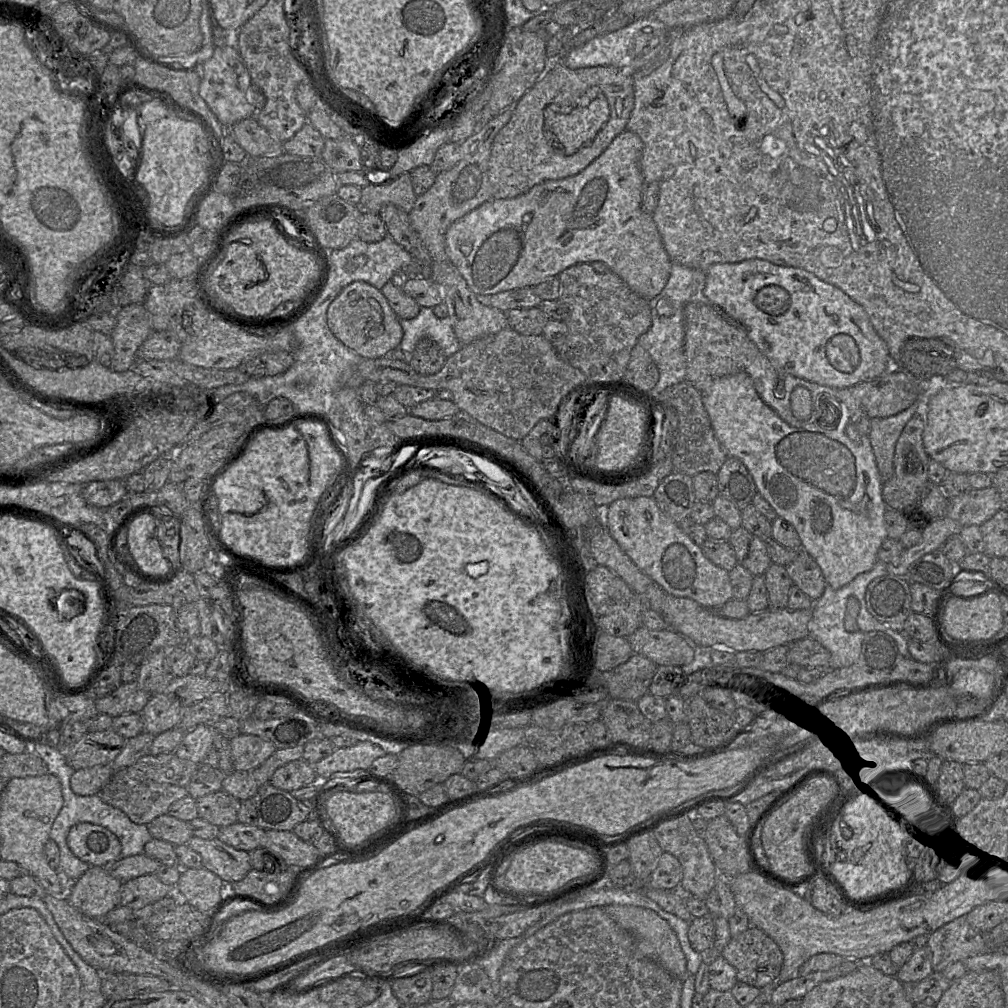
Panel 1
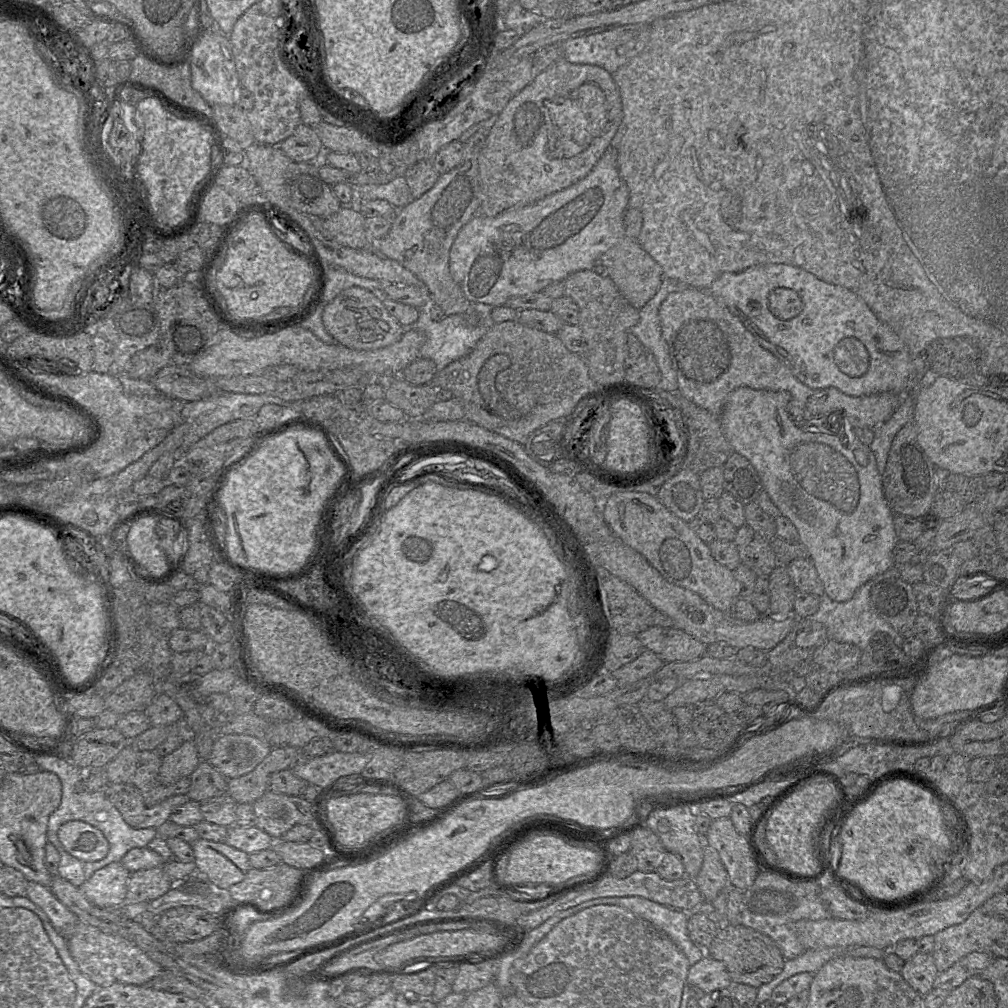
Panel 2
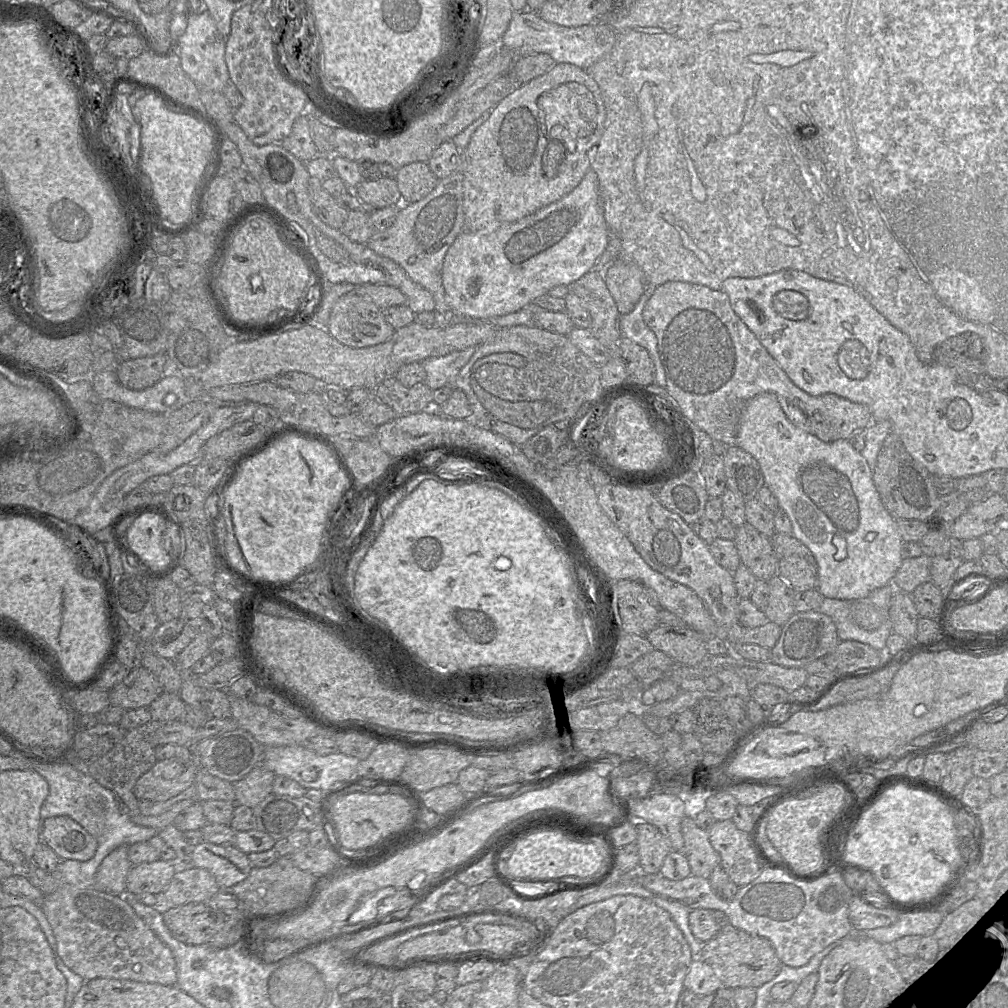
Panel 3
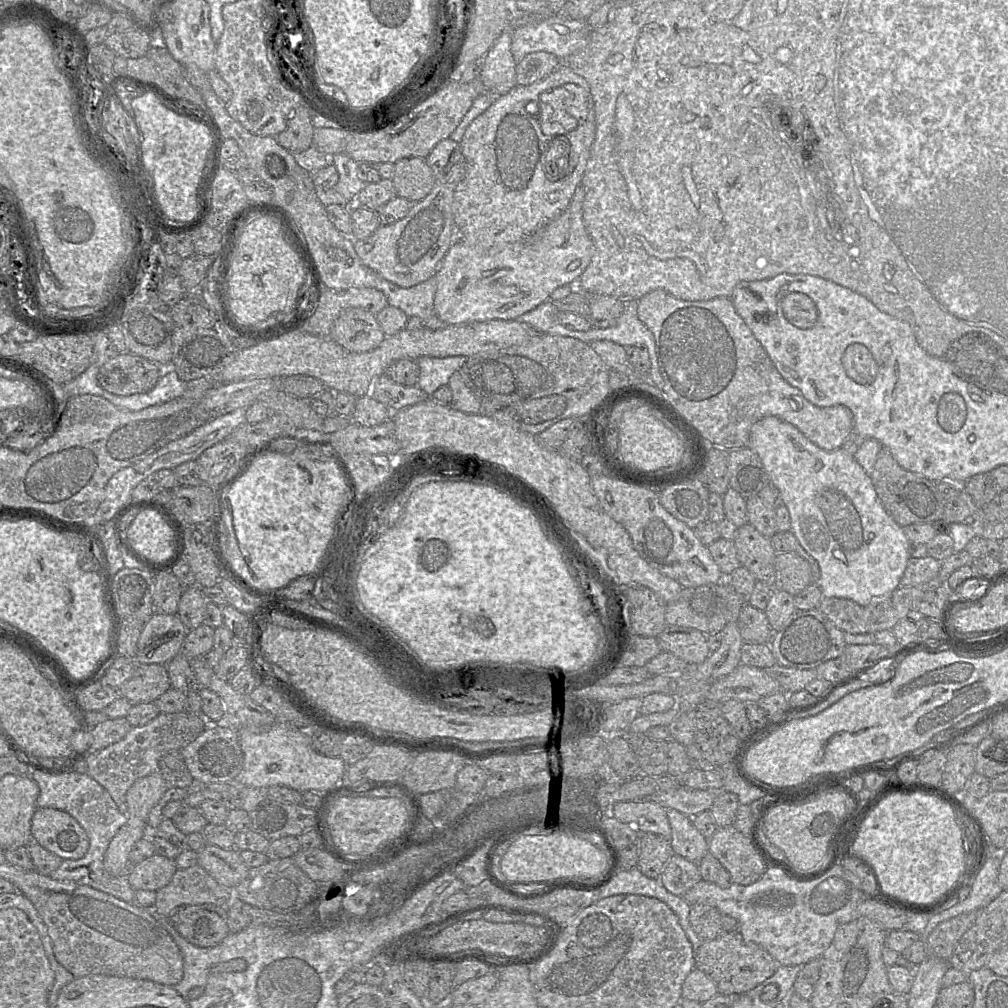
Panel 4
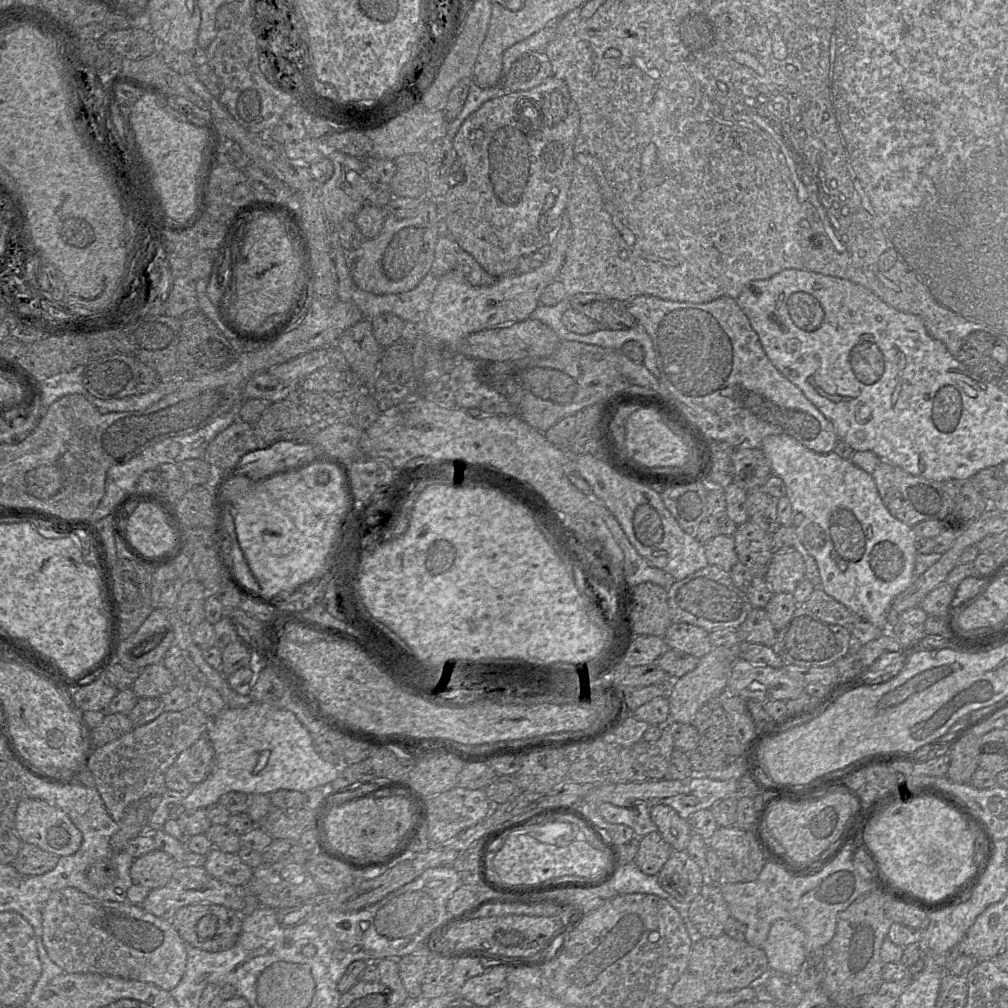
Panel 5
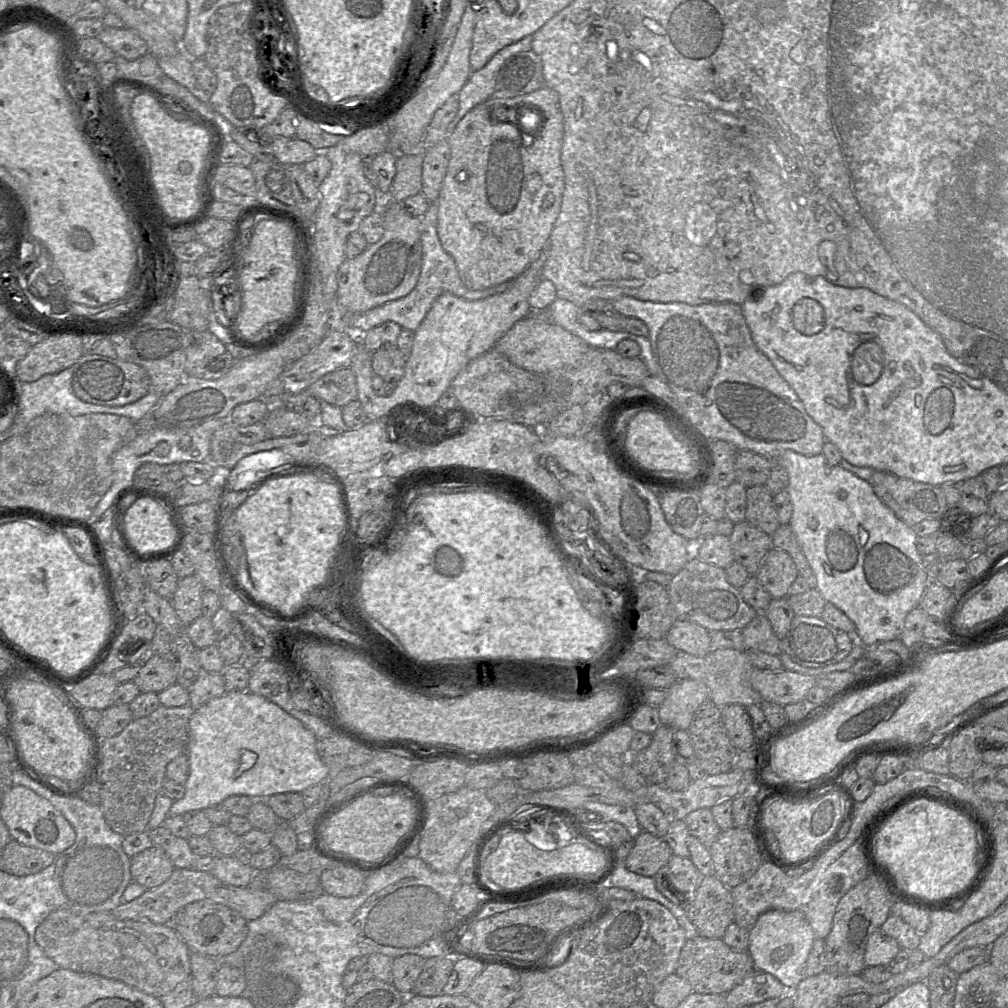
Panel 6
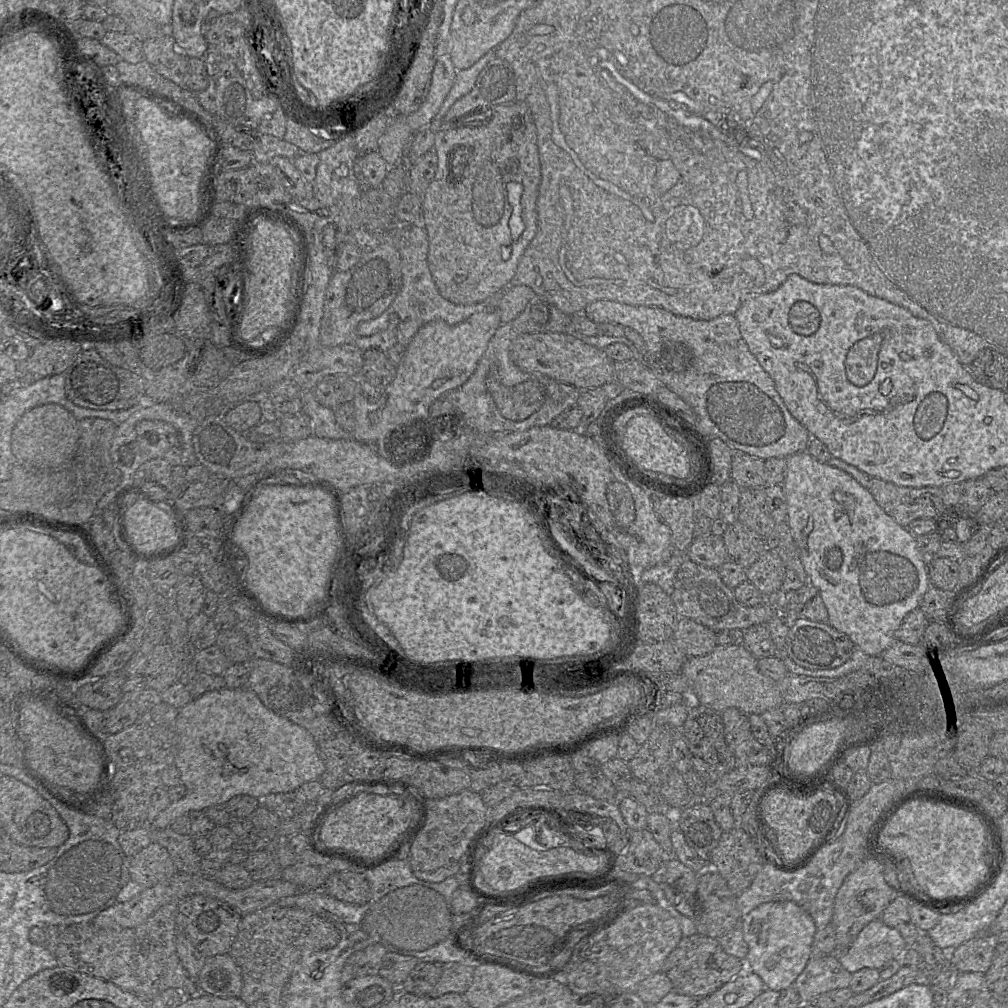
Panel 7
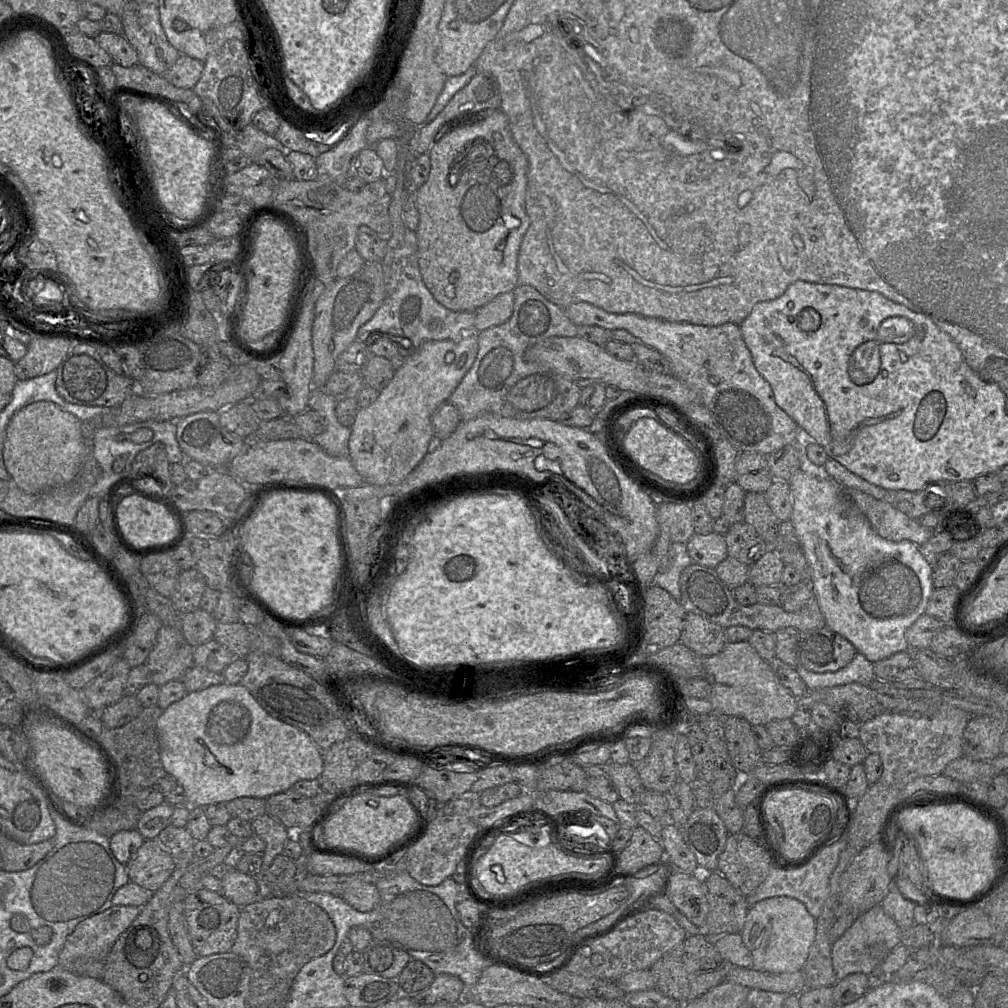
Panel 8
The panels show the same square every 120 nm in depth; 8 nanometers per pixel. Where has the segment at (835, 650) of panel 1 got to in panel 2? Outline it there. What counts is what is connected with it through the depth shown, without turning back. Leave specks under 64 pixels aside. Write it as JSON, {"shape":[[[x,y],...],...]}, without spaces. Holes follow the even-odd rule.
{"shape":[[[894,566],[869,580],[855,592],[850,600],[845,602],[833,601],[824,593],[819,598],[819,609],[813,618],[823,624],[828,640],[854,644],[863,651],[875,633],[885,632],[891,636],[898,647],[901,647],[904,638],[887,621],[874,612],[871,607],[870,592],[872,587],[891,577],[900,577],[898,567]]]}

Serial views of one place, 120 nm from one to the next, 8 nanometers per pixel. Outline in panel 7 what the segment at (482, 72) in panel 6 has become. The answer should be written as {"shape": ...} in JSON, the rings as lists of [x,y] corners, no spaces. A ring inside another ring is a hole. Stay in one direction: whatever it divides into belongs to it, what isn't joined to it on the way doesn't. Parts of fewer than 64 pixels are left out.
{"shape":[[[490,51],[483,57],[481,57],[470,68],[457,71],[457,75],[452,88],[450,89],[448,95],[442,103],[439,111],[428,126],[435,131],[435,135],[436,131],[444,127],[444,116],[446,115],[450,107],[459,98],[466,95],[473,89],[476,79],[481,70],[495,57],[496,56],[494,51]]]}

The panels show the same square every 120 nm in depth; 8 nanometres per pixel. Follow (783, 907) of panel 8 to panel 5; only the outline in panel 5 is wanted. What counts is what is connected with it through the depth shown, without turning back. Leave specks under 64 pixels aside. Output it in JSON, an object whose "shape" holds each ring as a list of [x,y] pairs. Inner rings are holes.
{"shape":[[[783,919],[773,922],[762,946],[769,969],[773,973],[795,977],[808,956],[804,941],[805,933],[796,925]]]}

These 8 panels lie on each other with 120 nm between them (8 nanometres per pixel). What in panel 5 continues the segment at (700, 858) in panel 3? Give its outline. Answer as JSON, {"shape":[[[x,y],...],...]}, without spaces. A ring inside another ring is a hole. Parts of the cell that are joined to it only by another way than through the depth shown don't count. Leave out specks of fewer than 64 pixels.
{"shape":[[[657,804],[650,808],[650,817],[657,831],[674,851],[686,851],[692,835],[688,820],[682,818],[672,807]]]}

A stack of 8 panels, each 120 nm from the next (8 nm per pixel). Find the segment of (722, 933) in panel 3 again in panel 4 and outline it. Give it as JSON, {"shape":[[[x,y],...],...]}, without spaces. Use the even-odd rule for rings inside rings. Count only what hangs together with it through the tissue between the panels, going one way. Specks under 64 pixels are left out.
{"shape":[[[739,932],[722,933],[716,939],[703,941],[694,952],[695,968],[709,976],[716,984],[718,993],[730,996],[747,994],[751,989],[771,977],[777,962],[760,945],[745,941]]]}

